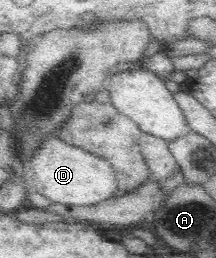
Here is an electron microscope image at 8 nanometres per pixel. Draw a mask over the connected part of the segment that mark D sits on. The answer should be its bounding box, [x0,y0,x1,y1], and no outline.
[29,136,118,206]

